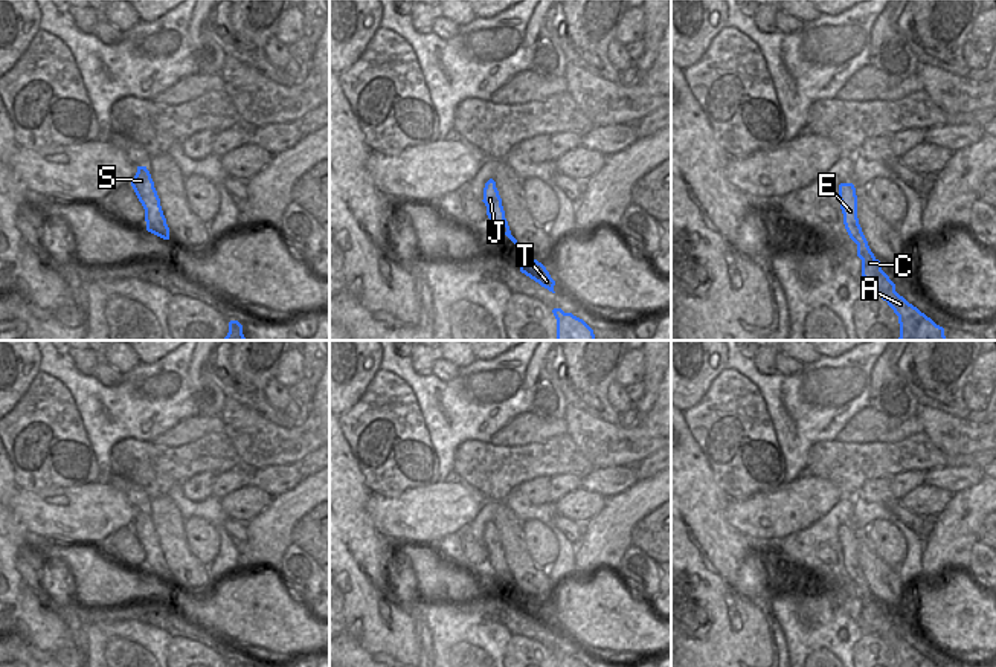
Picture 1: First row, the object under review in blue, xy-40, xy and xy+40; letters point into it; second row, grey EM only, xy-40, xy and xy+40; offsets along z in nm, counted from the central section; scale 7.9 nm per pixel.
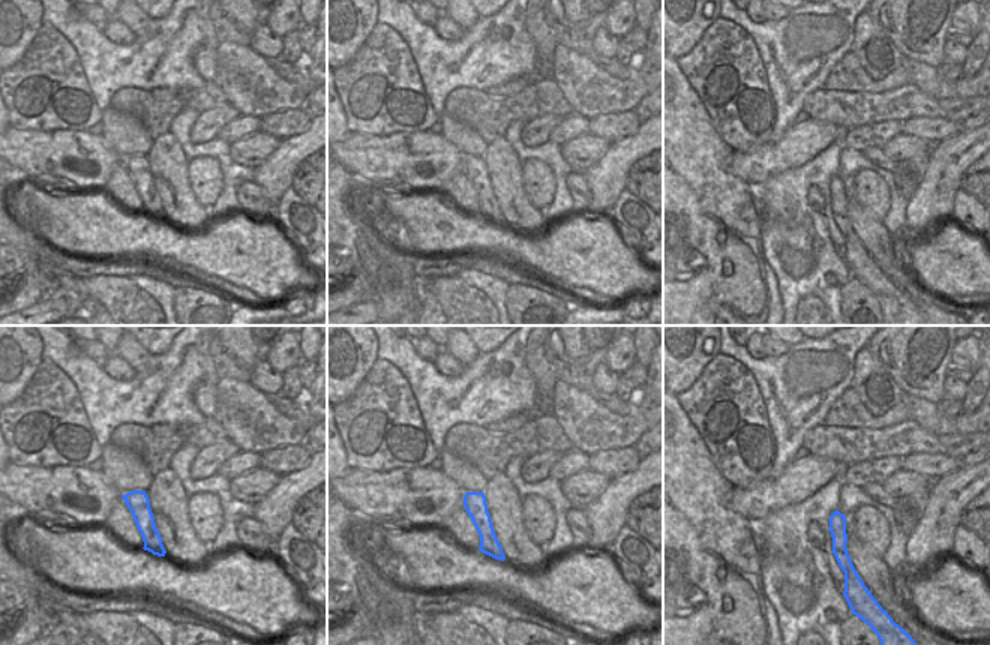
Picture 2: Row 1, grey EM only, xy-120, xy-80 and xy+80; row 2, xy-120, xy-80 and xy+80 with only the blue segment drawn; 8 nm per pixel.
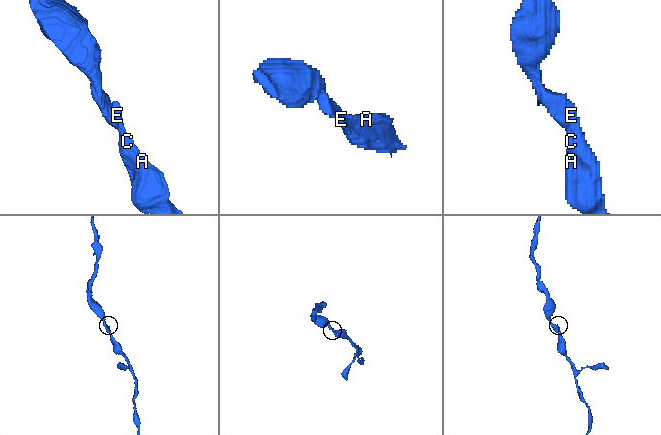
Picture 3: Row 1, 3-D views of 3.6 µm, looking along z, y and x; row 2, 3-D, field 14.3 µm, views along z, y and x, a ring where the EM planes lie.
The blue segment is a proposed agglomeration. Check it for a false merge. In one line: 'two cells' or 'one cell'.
one cell

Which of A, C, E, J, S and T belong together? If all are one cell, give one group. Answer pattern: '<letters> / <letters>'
A C E J S T

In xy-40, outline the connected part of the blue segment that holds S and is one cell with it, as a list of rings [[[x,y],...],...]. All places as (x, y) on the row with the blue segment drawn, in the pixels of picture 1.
[[[137,166],[137,172],[131,182],[131,186],[145,209],[146,230],[163,240],[169,240],[169,227],[146,166]]]

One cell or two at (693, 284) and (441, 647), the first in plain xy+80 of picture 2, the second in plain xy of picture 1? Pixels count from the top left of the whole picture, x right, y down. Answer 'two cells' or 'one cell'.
two cells

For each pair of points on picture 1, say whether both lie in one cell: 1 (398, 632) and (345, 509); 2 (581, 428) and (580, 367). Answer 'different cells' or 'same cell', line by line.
1: same cell
2: different cells

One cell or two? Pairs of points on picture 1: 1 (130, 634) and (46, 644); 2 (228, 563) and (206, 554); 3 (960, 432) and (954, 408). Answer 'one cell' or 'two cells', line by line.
1: two cells
2: two cells
3: two cells

